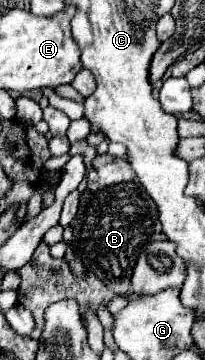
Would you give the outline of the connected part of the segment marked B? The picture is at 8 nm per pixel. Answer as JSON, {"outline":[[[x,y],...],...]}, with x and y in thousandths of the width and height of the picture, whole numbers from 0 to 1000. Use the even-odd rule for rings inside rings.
{"outline":[[[478,431],[429,481],[429,525],[390,542],[380,597],[341,619],[361,708],[420,747],[449,747],[507,792],[585,819],[634,803],[634,764],[693,686],[732,669],[800,664],[761,569],[683,508],[644,508],[654,492],[644,464],[605,442]]]}

